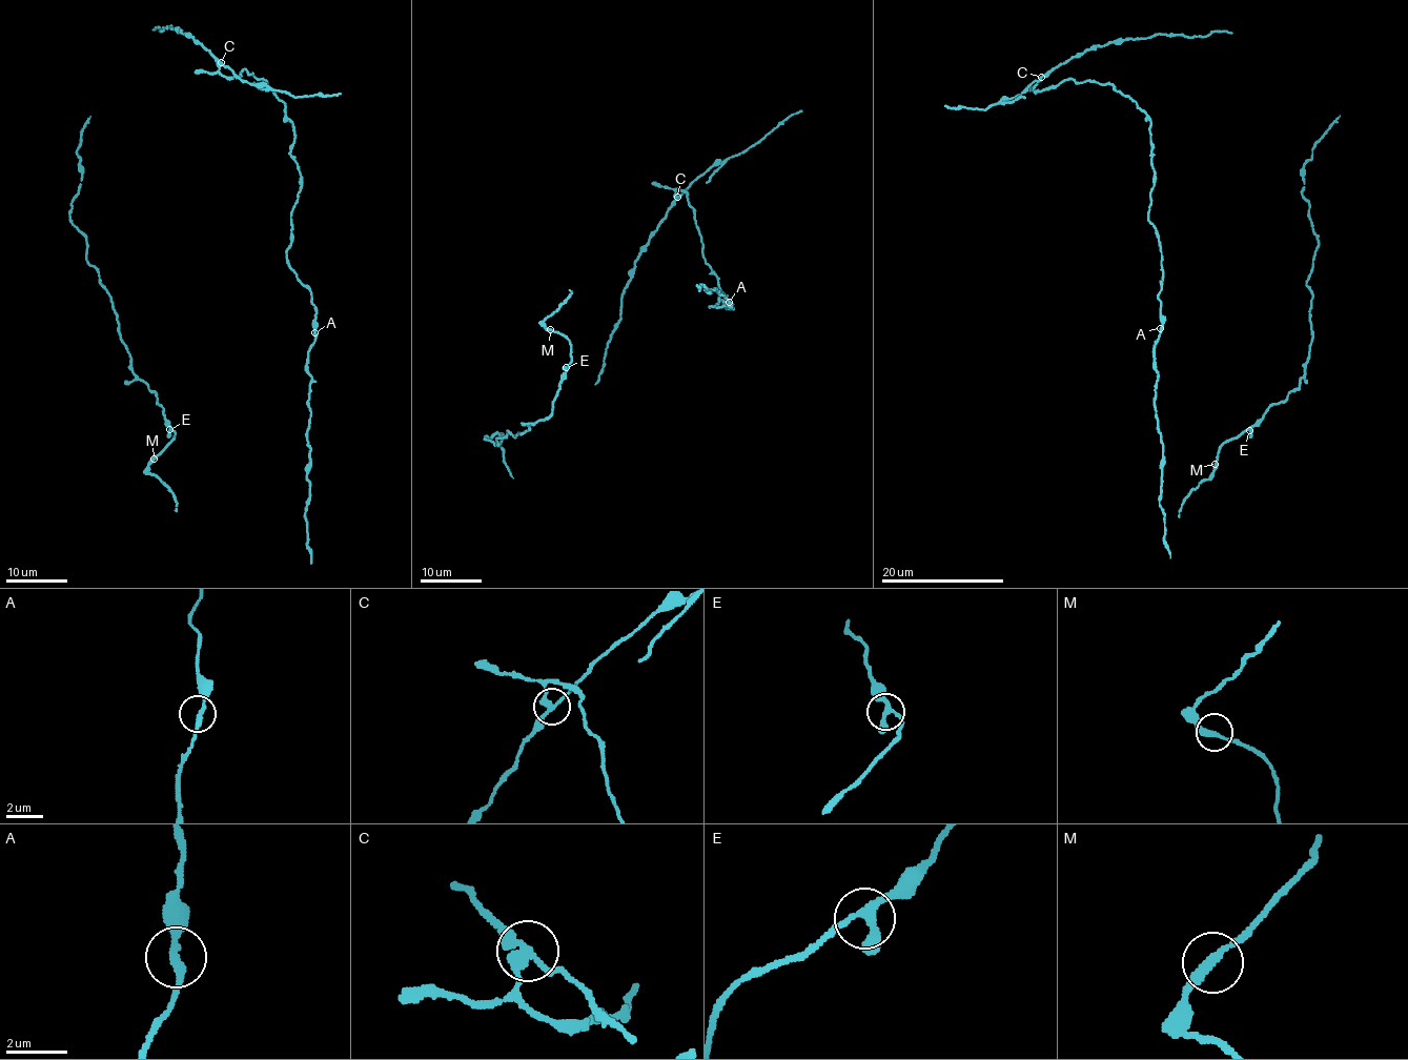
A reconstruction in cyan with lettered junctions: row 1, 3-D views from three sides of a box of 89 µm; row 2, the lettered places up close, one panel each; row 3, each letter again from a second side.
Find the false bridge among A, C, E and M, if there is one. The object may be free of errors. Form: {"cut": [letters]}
{"cut": ["C"]}

